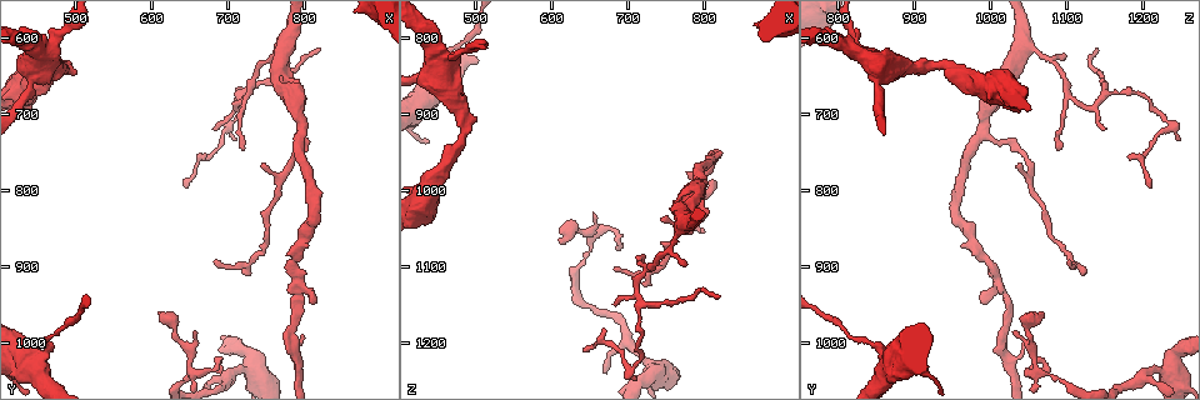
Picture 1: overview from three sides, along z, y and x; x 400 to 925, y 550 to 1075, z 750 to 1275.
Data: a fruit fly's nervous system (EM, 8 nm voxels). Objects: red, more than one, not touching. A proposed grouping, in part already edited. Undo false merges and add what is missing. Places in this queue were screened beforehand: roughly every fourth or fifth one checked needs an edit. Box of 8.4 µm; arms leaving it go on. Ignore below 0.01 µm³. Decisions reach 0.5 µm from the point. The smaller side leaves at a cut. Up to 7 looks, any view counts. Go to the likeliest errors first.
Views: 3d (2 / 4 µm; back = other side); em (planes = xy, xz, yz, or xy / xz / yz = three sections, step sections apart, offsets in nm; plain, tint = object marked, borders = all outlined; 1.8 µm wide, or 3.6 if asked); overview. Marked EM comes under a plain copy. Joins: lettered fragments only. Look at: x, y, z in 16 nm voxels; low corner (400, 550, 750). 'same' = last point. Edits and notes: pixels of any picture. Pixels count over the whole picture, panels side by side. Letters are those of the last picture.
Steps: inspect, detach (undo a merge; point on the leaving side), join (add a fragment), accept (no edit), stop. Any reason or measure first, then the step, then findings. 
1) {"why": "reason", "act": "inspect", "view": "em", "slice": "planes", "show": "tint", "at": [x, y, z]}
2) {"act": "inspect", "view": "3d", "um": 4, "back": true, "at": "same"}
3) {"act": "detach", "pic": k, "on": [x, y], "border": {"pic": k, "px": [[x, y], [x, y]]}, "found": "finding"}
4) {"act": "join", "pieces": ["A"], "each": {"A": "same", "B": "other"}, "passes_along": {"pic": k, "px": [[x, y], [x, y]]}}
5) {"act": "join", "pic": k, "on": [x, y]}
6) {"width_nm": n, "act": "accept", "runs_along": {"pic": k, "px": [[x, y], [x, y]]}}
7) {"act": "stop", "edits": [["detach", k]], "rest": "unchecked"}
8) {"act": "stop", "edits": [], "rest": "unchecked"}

{"why": "an open end", "act": "inspect", "view": "em", "slice": "planes", "show": "borders", "at": [820, 940, 990]}

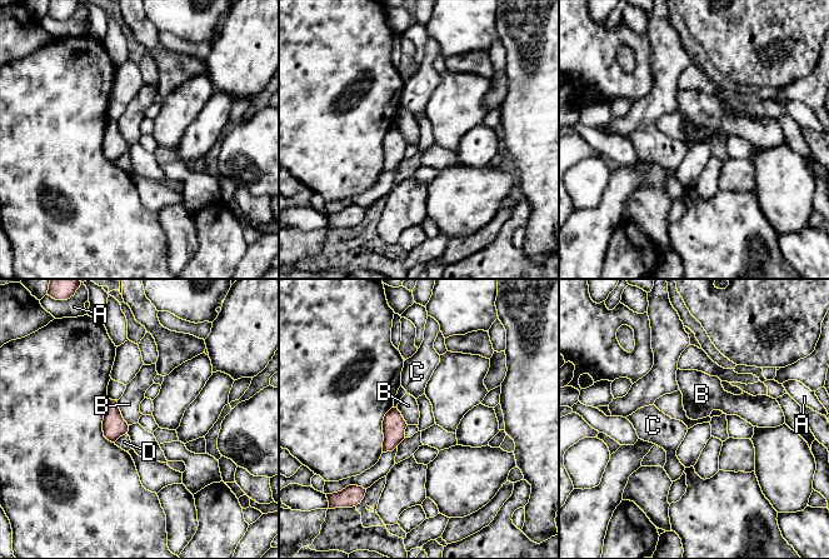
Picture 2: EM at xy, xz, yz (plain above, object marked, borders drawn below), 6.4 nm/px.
{"act": "accept", "each": {"A": "other", "B": "other", "C": "other", "D": "other"}, "border": {"pic": 2, "px": [[115, 400], [128, 425]]}, "found": "none of them fits"}

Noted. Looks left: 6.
{"why": "branch stops here", "act": "inspect", "view": "em", "slice": "planes", "show": "borders", "at": [605, 960, 1065]}

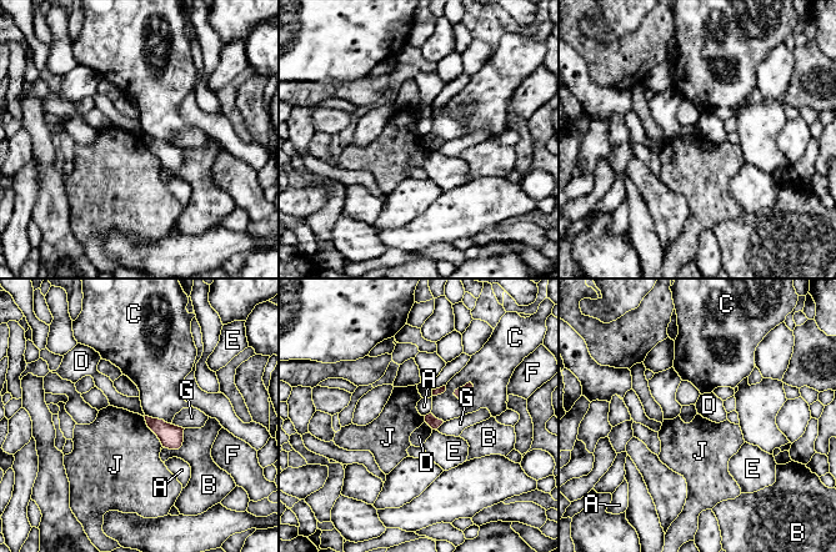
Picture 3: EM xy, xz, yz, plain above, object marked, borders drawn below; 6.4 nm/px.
{"act": "accept", "each": {"A": "other", "B": "other", "C": "other", "D": "other", "E": "other", "F": "other", "G": "other", "J": "other"}, "border": {"pic": 3, "px": [[144, 417], [148, 427], [163, 446]]}, "found": "no lettered fragment goes on from it"}

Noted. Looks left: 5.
{"why": "long arm stops here", "act": "inspect", "view": "em", "slice": "planes", "show": "borders", "at": [645, 795, 1215]}

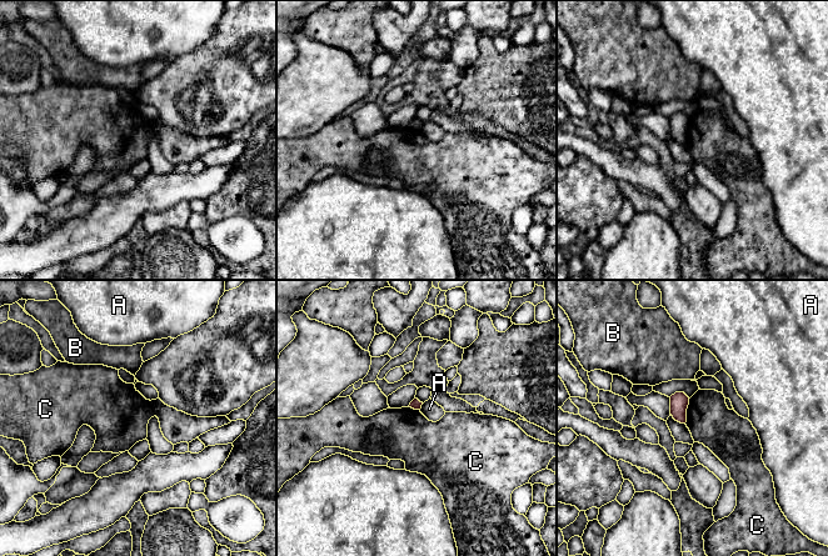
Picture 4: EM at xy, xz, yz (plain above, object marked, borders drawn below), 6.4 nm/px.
{"width_nm": 70, "act": "accept", "each": {"A": "other", "B": "other", "C": "other"}, "border": {"pic": 4, "px": [[689, 399], [684, 422]]}, "found": "none of them fits"}

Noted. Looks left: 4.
{"act": "stop", "edits": [], "rest": "unchecked"}

